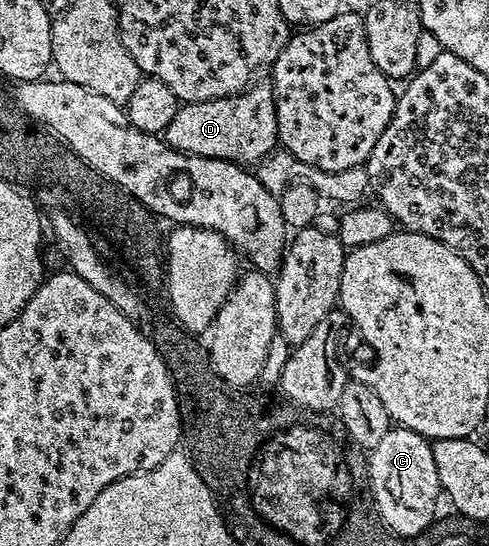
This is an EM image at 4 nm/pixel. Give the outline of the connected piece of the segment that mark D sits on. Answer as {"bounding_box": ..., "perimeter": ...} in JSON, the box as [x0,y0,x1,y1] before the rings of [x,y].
{"bounding_box":[162,84,279,163],"perimeter":[[[251,84],[233,97],[183,104],[162,134],[167,146],[197,157],[219,157],[239,163],[261,163],[279,148],[274,91],[269,84]]]}

